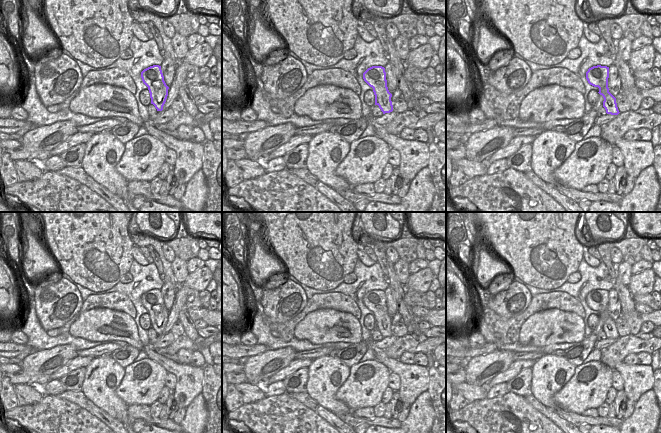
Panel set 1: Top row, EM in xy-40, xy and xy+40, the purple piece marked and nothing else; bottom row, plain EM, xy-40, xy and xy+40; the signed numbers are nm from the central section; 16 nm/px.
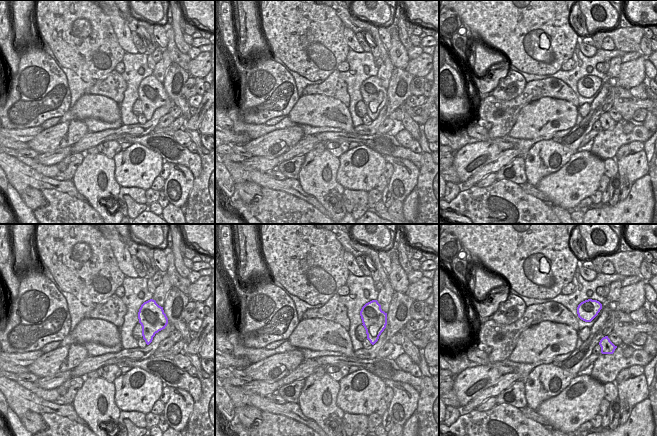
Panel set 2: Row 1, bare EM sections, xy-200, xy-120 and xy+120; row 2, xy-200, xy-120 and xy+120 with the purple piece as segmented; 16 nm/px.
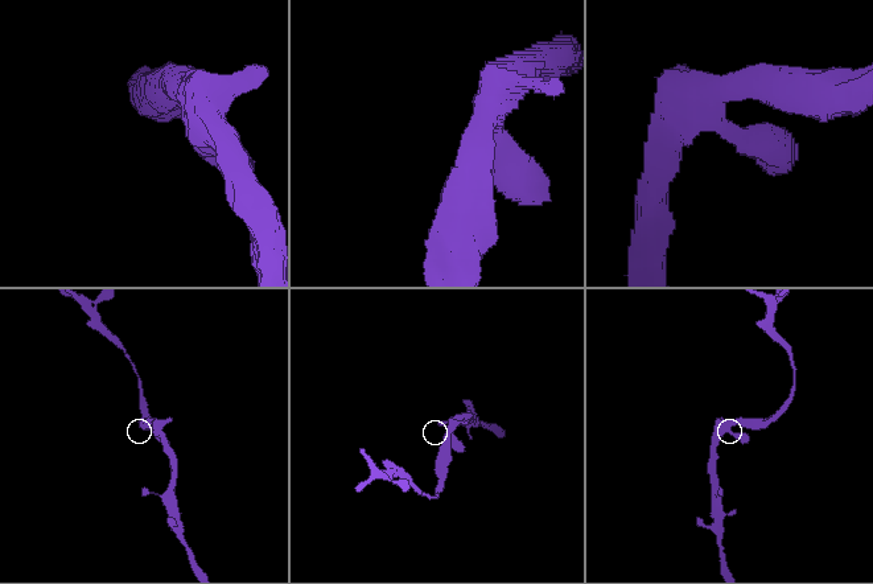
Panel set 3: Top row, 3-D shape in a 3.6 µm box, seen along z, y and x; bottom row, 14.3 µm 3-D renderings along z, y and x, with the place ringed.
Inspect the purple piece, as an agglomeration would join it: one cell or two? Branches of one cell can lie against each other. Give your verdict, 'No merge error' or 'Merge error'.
No merge error.

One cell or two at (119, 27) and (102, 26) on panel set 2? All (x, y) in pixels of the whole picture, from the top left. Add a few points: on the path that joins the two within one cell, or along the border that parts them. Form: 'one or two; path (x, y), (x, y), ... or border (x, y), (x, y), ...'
two; border (101, 10), (108, 16), (117, 42), (122, 48)

